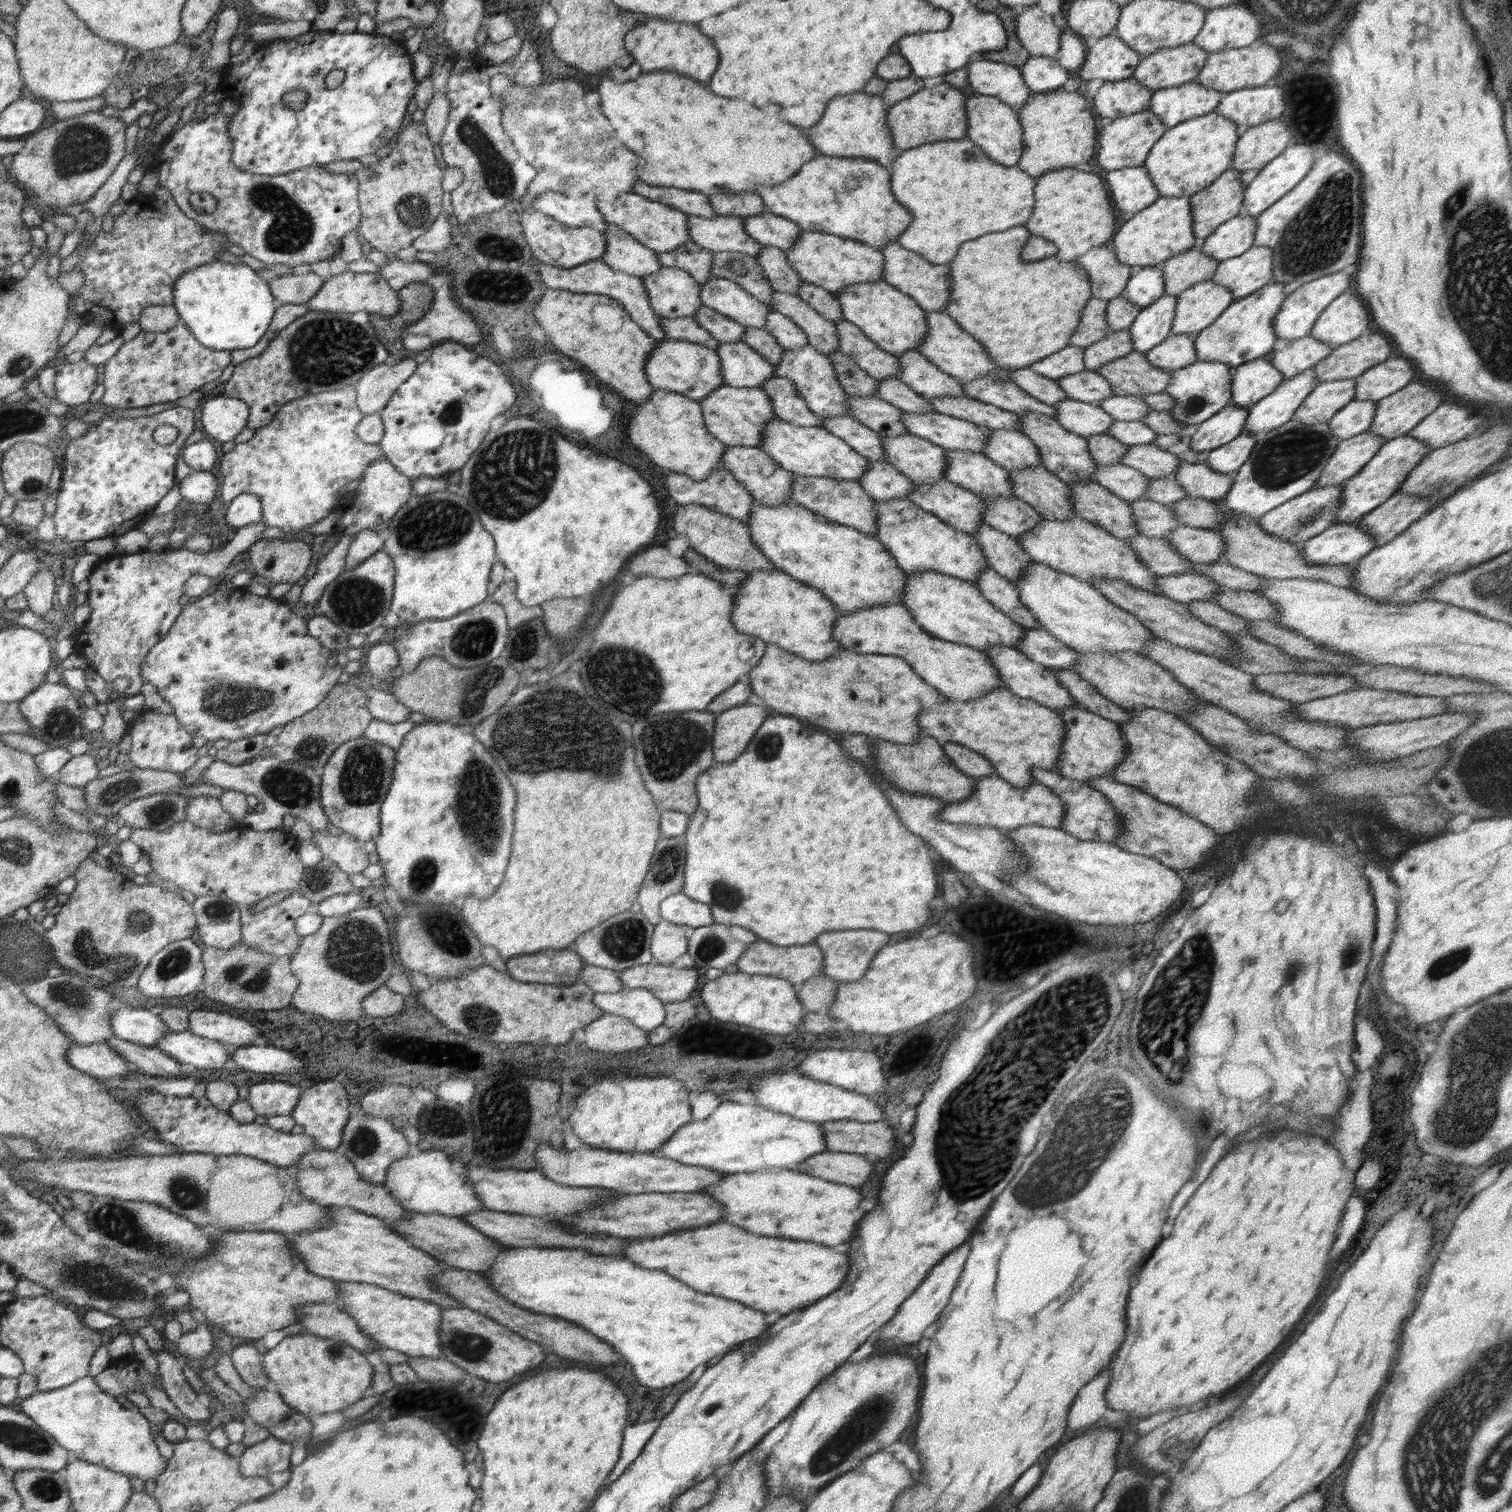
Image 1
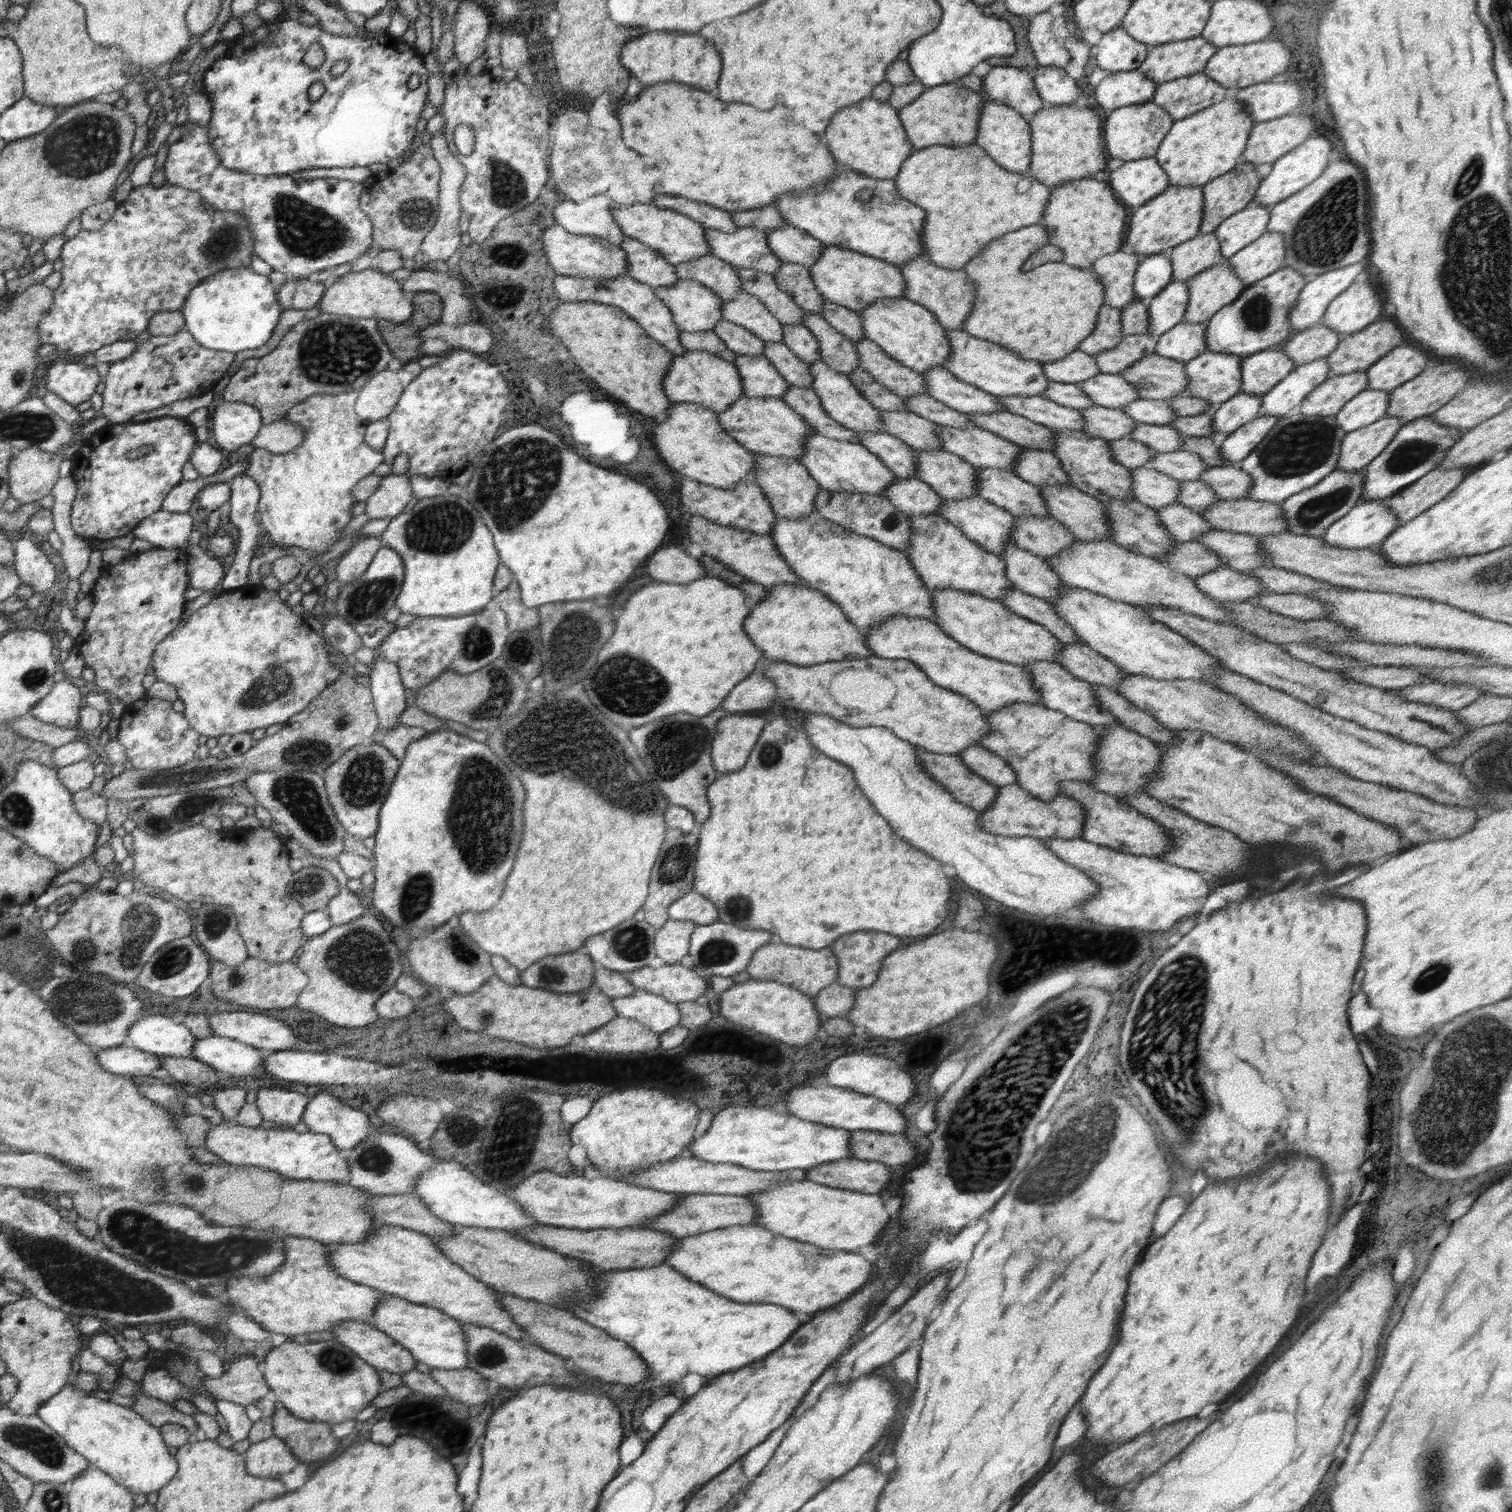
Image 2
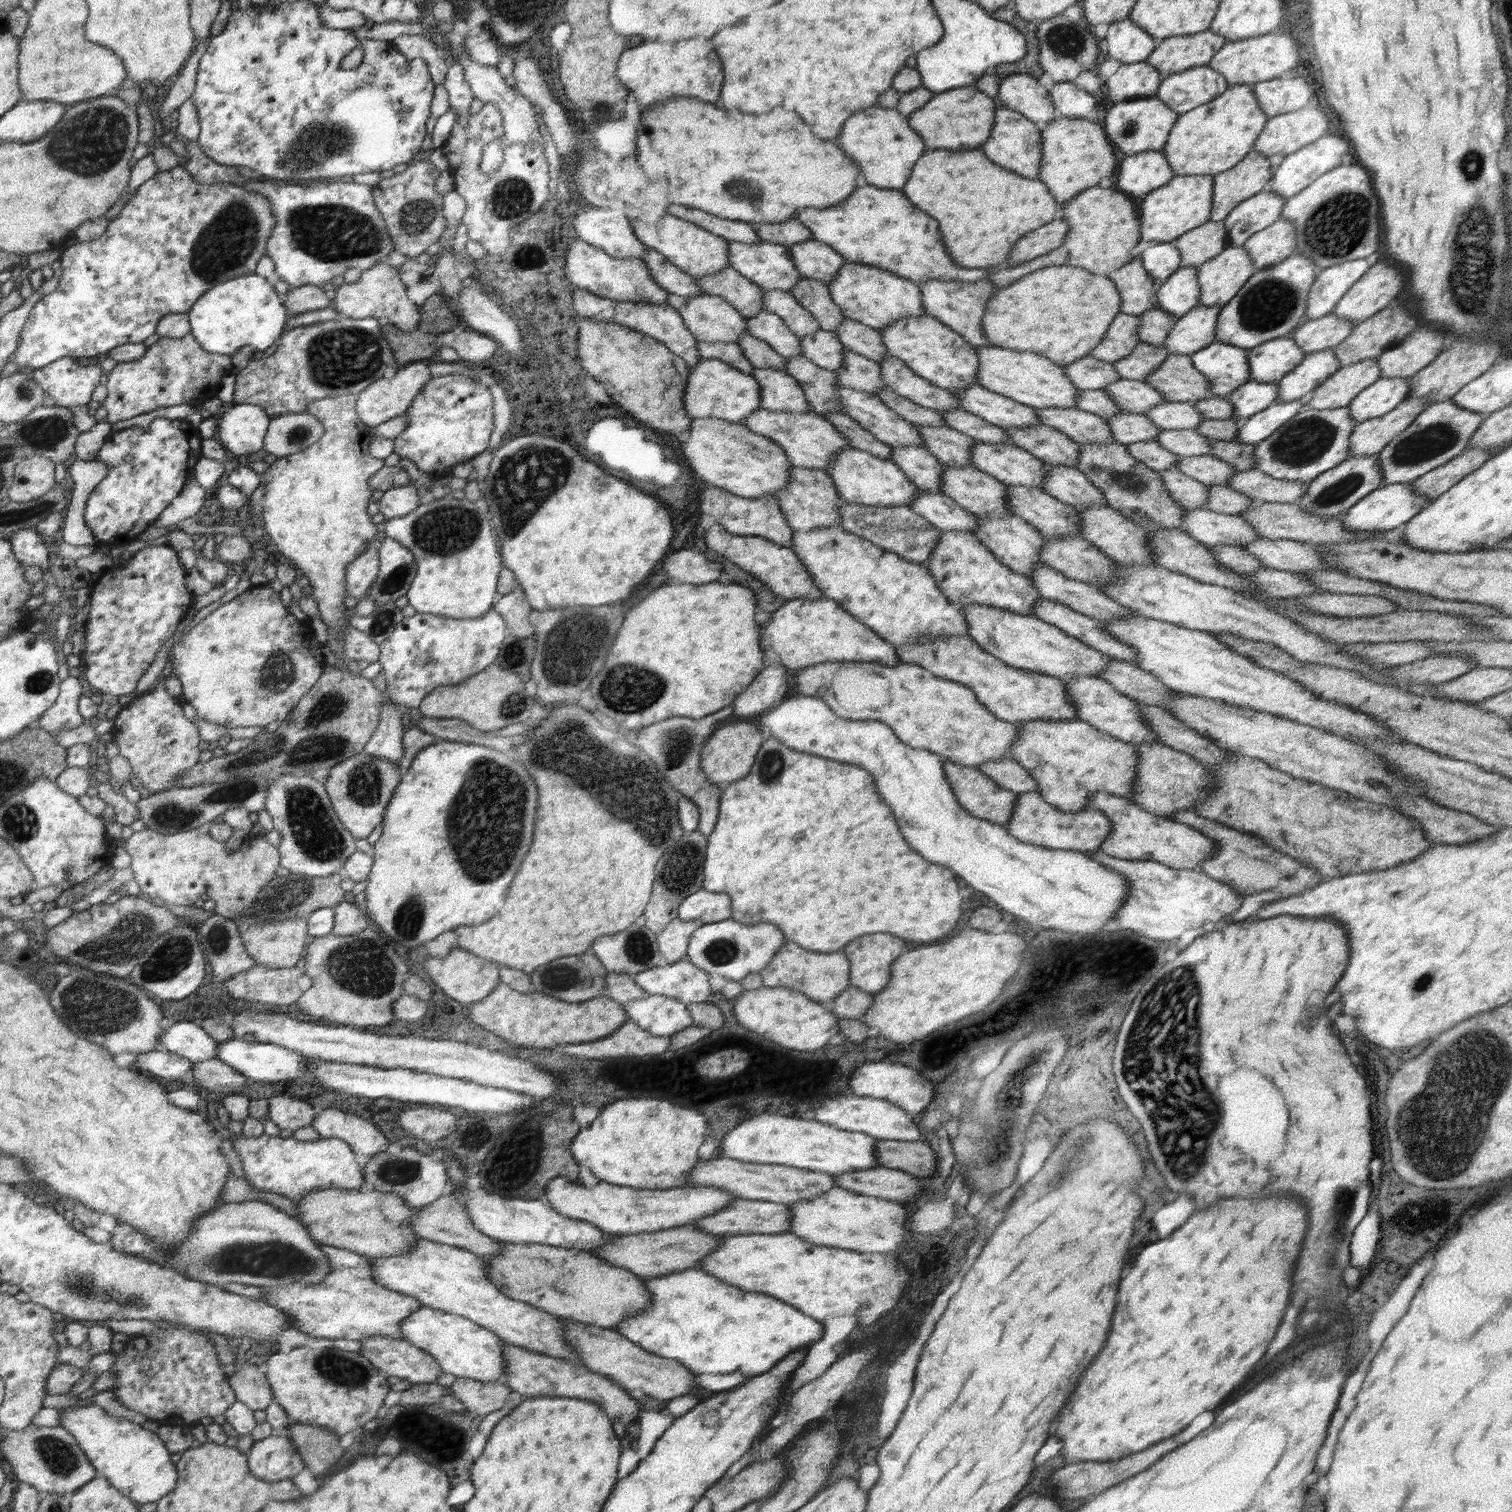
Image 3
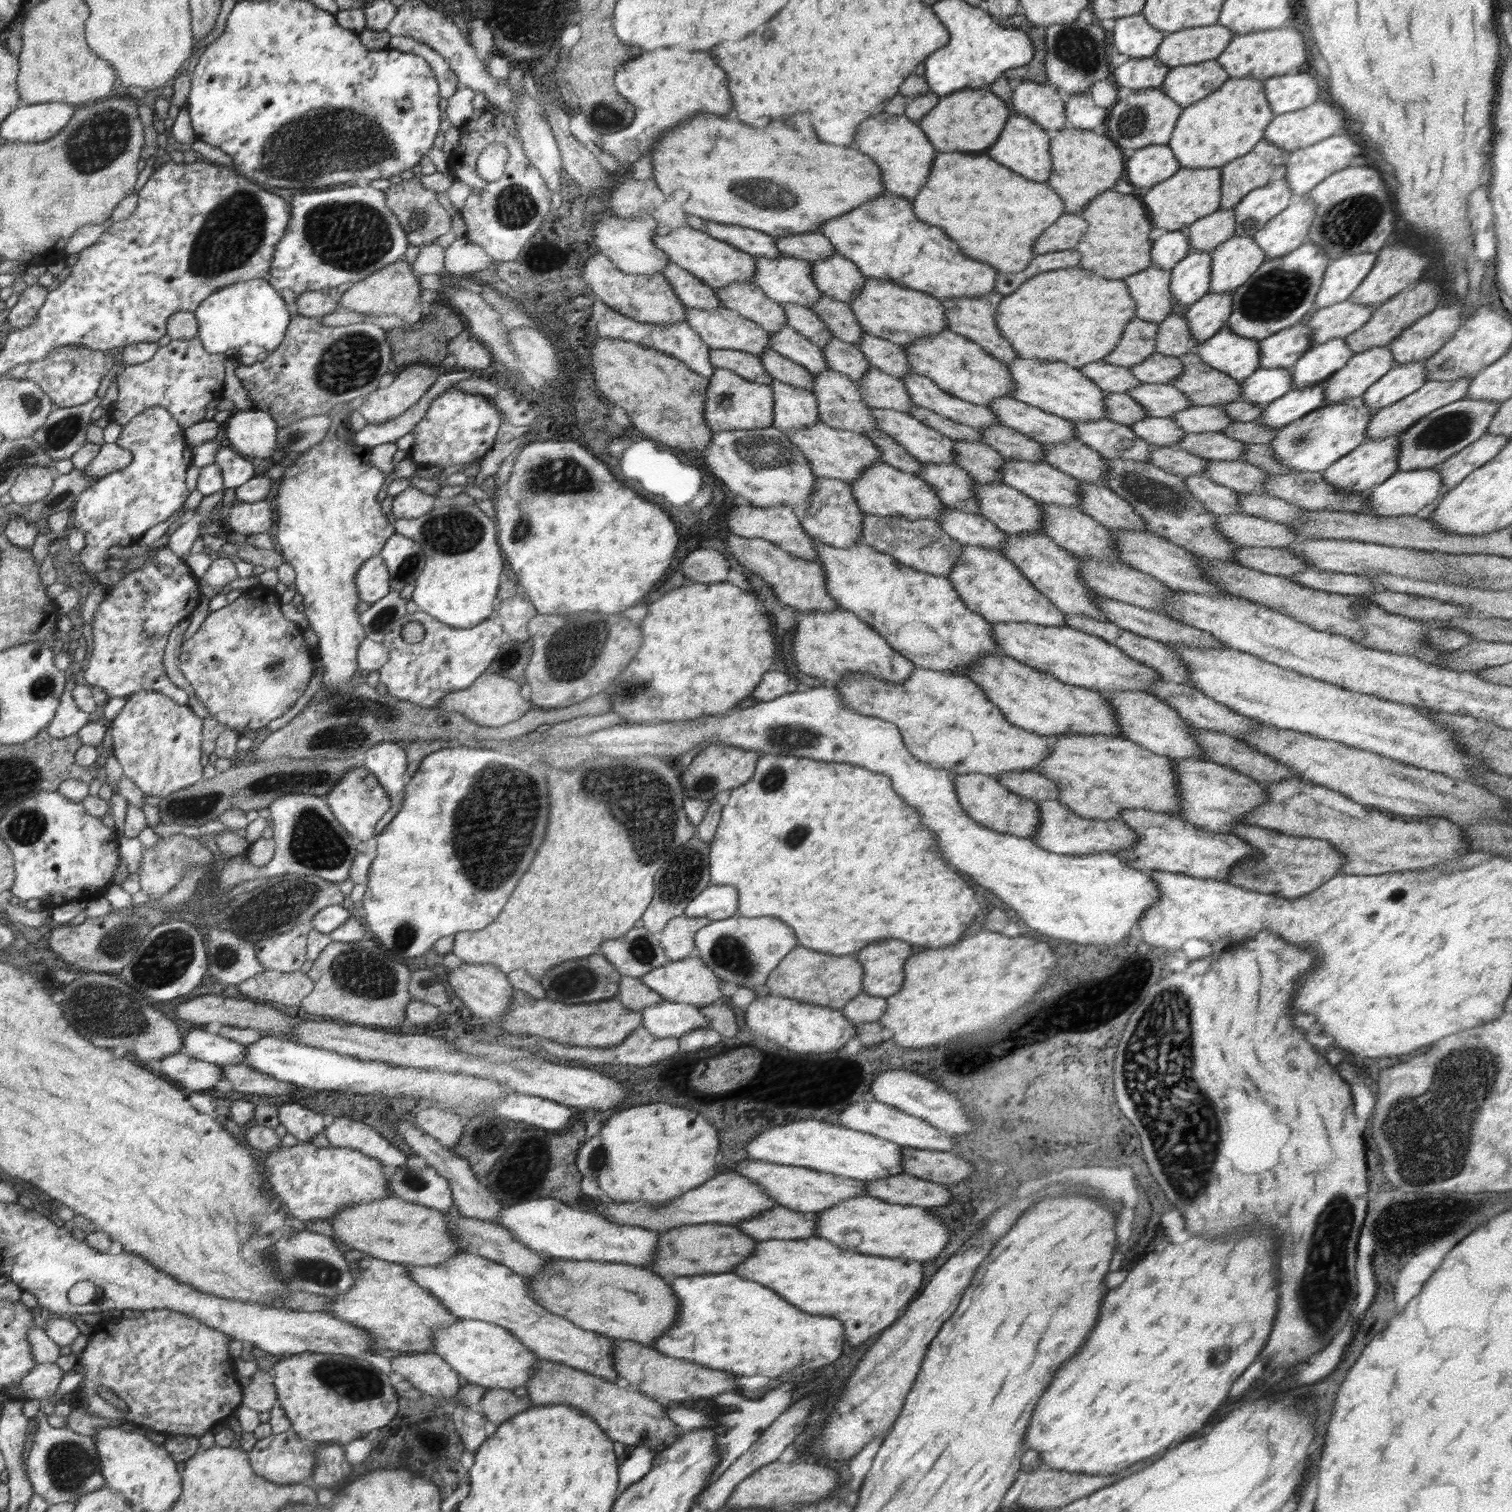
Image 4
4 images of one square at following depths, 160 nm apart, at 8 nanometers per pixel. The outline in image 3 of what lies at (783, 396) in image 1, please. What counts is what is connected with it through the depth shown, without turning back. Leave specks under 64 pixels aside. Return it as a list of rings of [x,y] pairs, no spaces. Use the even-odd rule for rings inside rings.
[[[824,413],[824,420],[831,422],[852,448],[870,452],[874,456],[890,459],[892,446],[876,440],[871,432],[844,413]]]

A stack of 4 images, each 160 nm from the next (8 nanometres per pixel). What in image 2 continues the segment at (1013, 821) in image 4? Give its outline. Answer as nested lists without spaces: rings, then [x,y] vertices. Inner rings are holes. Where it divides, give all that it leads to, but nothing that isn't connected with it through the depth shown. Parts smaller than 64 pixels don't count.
[[[919,751],[919,765],[958,802],[982,812],[995,801],[998,786],[974,774],[959,755]]]

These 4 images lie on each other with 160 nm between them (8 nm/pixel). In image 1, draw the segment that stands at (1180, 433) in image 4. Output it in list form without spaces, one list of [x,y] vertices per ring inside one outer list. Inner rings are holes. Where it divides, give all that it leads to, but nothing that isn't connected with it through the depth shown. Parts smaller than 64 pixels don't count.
[[[1072,399],[1061,400],[1053,405],[1055,419],[1068,432],[1087,437],[1106,432],[1115,421],[1098,404],[1080,402]]]

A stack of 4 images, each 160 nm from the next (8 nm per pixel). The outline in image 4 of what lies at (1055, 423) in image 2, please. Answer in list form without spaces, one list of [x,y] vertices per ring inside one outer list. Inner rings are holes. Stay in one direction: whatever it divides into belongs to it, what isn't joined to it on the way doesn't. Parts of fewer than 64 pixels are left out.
[[[1110,419],[1077,420],[1073,427],[1075,438],[1098,451],[1105,460],[1149,462],[1148,451],[1156,447],[1138,438],[1128,425]]]

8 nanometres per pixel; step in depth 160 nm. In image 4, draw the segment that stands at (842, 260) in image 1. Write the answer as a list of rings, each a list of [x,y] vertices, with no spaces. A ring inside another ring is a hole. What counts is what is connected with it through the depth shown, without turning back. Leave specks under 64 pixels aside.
[[[867,277],[863,287],[848,303],[866,333],[901,347],[910,346],[920,337],[937,335],[948,329],[940,299],[889,280]]]

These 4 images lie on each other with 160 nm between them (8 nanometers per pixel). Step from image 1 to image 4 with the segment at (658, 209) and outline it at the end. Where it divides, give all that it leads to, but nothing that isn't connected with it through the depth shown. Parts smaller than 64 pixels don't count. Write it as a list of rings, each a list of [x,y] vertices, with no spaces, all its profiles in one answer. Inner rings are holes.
[[[687,225],[675,228],[665,235],[654,235],[653,243],[669,256],[670,261],[687,269],[688,272],[695,273],[714,290],[727,287],[736,281],[750,281],[755,275],[755,259],[751,253]]]

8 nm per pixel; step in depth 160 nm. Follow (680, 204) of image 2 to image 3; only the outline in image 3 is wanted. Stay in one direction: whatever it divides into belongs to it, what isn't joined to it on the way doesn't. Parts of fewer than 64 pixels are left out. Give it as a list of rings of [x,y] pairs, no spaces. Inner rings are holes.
[[[676,203],[667,206],[667,214],[680,217],[682,220],[692,221],[700,228],[724,237],[727,241],[740,241],[746,244],[759,243],[761,238],[755,231],[753,224],[748,221],[725,219],[714,216],[704,209],[687,207]]]

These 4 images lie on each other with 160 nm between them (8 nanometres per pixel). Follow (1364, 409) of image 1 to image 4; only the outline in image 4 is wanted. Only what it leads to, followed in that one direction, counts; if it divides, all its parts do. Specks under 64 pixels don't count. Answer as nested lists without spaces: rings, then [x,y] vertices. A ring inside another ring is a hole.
[[[1425,359],[1395,365],[1376,380],[1361,397],[1372,412],[1378,412],[1416,392],[1427,381],[1425,366]]]

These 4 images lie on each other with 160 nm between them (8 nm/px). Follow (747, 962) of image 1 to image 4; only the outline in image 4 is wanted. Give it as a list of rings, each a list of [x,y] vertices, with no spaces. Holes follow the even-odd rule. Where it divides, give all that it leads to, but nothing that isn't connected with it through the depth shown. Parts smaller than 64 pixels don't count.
[[[799,945],[796,952],[790,951],[783,959],[784,964],[779,964],[766,982],[772,995],[840,1010],[863,990],[864,969],[854,955],[833,955]]]

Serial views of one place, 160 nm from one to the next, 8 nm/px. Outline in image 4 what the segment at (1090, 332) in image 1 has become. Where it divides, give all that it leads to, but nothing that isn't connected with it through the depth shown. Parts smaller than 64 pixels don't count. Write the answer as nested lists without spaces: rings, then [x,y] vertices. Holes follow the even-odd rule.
[[[1134,318],[1123,330],[1120,342],[1103,360],[1116,366],[1129,368],[1155,352],[1158,325],[1155,322]]]

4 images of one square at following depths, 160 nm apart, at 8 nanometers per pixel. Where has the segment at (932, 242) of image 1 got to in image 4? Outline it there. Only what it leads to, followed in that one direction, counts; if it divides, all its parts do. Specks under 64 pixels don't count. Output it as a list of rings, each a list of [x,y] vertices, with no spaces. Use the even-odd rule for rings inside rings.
[[[968,152],[937,154],[926,184],[920,188],[911,204],[920,220],[944,228],[944,232],[954,242],[958,242],[966,256],[990,264],[999,273],[1020,272],[1026,268],[1026,264],[1034,258],[1032,242],[1065,213],[1064,201],[1046,182],[1039,183],[1024,178],[990,160],[988,156],[972,156]]]

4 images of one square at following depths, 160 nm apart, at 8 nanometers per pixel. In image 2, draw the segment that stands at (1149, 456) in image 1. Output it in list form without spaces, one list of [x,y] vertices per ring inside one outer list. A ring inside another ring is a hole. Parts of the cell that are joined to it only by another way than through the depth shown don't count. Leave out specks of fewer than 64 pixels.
[[[1182,449],[1156,453],[1146,466],[1180,481],[1199,480],[1202,472],[1210,467],[1197,454]]]

